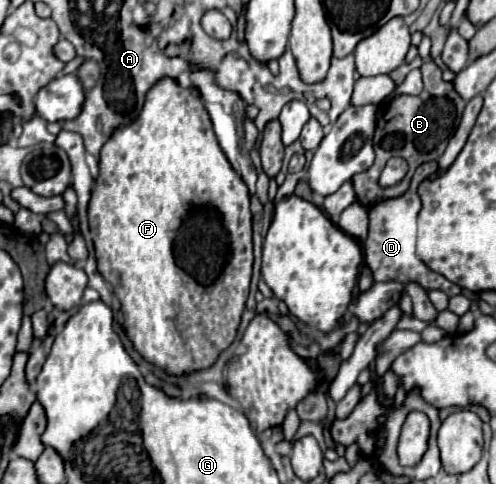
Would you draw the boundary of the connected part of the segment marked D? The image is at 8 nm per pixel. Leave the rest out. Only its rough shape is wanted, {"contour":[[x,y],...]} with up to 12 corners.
{"contour":[[421,164],[409,190],[369,208],[365,264],[377,282],[419,282],[451,294],[453,282],[417,258],[417,186]]}

